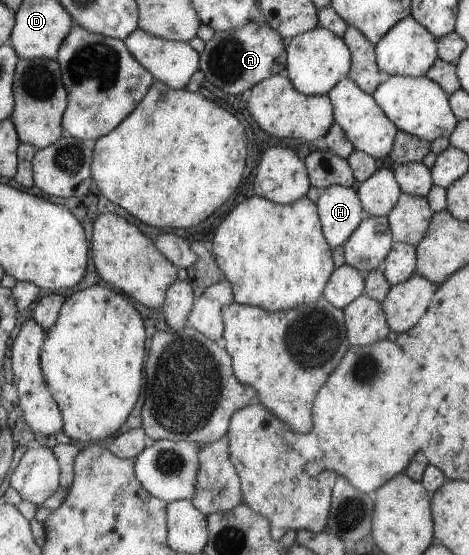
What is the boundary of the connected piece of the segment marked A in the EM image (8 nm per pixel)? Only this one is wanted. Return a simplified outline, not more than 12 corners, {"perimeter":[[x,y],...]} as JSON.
{"perimeter":[[251,21],[205,42],[205,80],[238,96],[282,74],[281,34]]}

